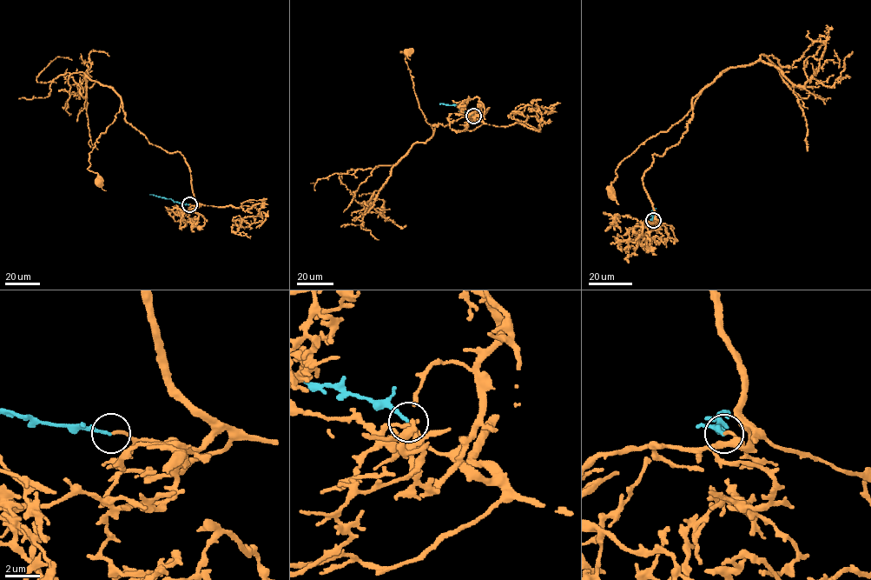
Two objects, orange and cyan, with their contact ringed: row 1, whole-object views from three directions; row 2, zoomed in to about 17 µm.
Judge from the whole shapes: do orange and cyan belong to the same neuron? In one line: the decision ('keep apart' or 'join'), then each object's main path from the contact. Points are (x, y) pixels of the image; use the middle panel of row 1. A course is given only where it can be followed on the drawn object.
join | orange via (473, 116), (481, 122), (489, 108), (432, 129), (400, 52), (406, 51) | cyan via (473, 116), (460, 111), (457, 105), (439, 104)

